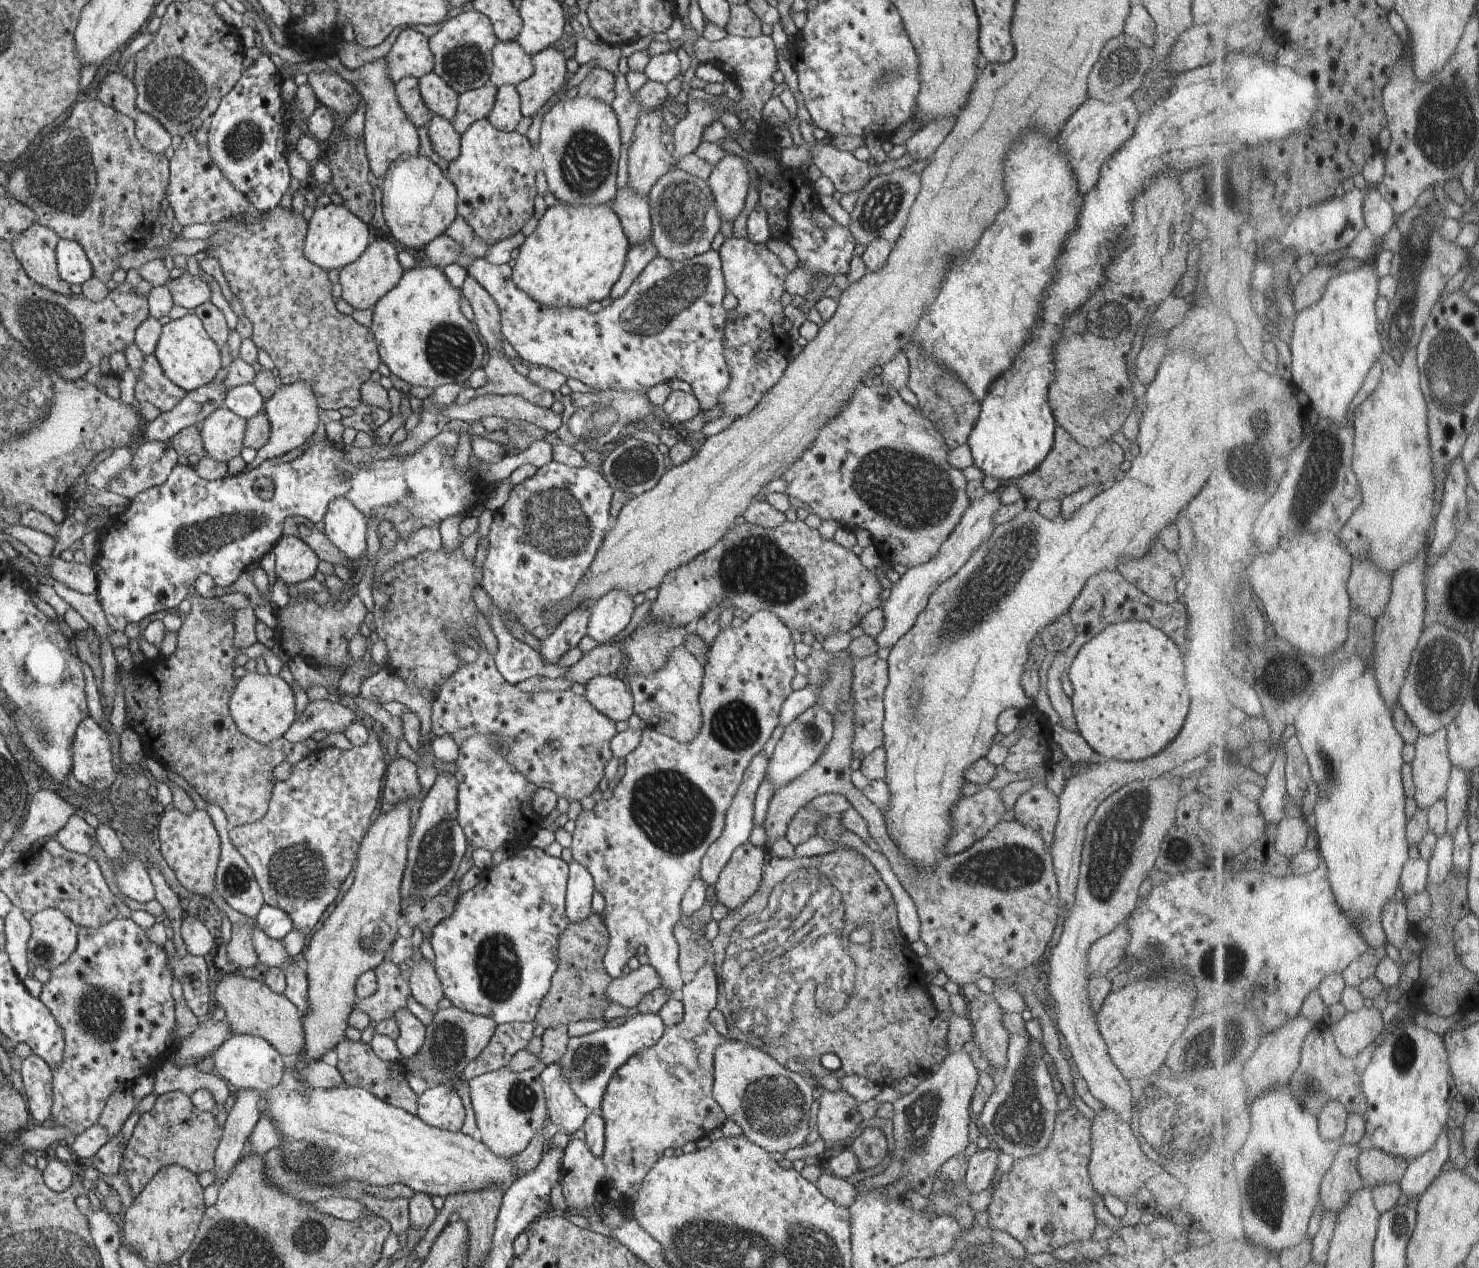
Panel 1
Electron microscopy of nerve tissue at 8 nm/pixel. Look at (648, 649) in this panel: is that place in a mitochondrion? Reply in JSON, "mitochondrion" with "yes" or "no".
{"mitochondrion":"yes"}

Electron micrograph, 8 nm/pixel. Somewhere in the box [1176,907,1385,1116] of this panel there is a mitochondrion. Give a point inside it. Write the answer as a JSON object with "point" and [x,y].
{"point":[1234,1034]}

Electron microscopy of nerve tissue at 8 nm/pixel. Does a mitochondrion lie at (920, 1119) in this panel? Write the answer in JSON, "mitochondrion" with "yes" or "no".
{"mitochondrion":"yes"}

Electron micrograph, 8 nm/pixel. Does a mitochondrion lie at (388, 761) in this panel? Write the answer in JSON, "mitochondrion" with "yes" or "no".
{"mitochondrion":"no"}

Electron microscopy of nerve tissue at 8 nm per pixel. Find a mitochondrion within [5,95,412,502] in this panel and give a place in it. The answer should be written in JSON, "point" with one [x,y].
{"point":[60,178]}

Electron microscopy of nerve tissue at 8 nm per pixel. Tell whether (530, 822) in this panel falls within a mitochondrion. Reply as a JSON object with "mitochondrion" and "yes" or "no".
{"mitochondrion":"no"}

